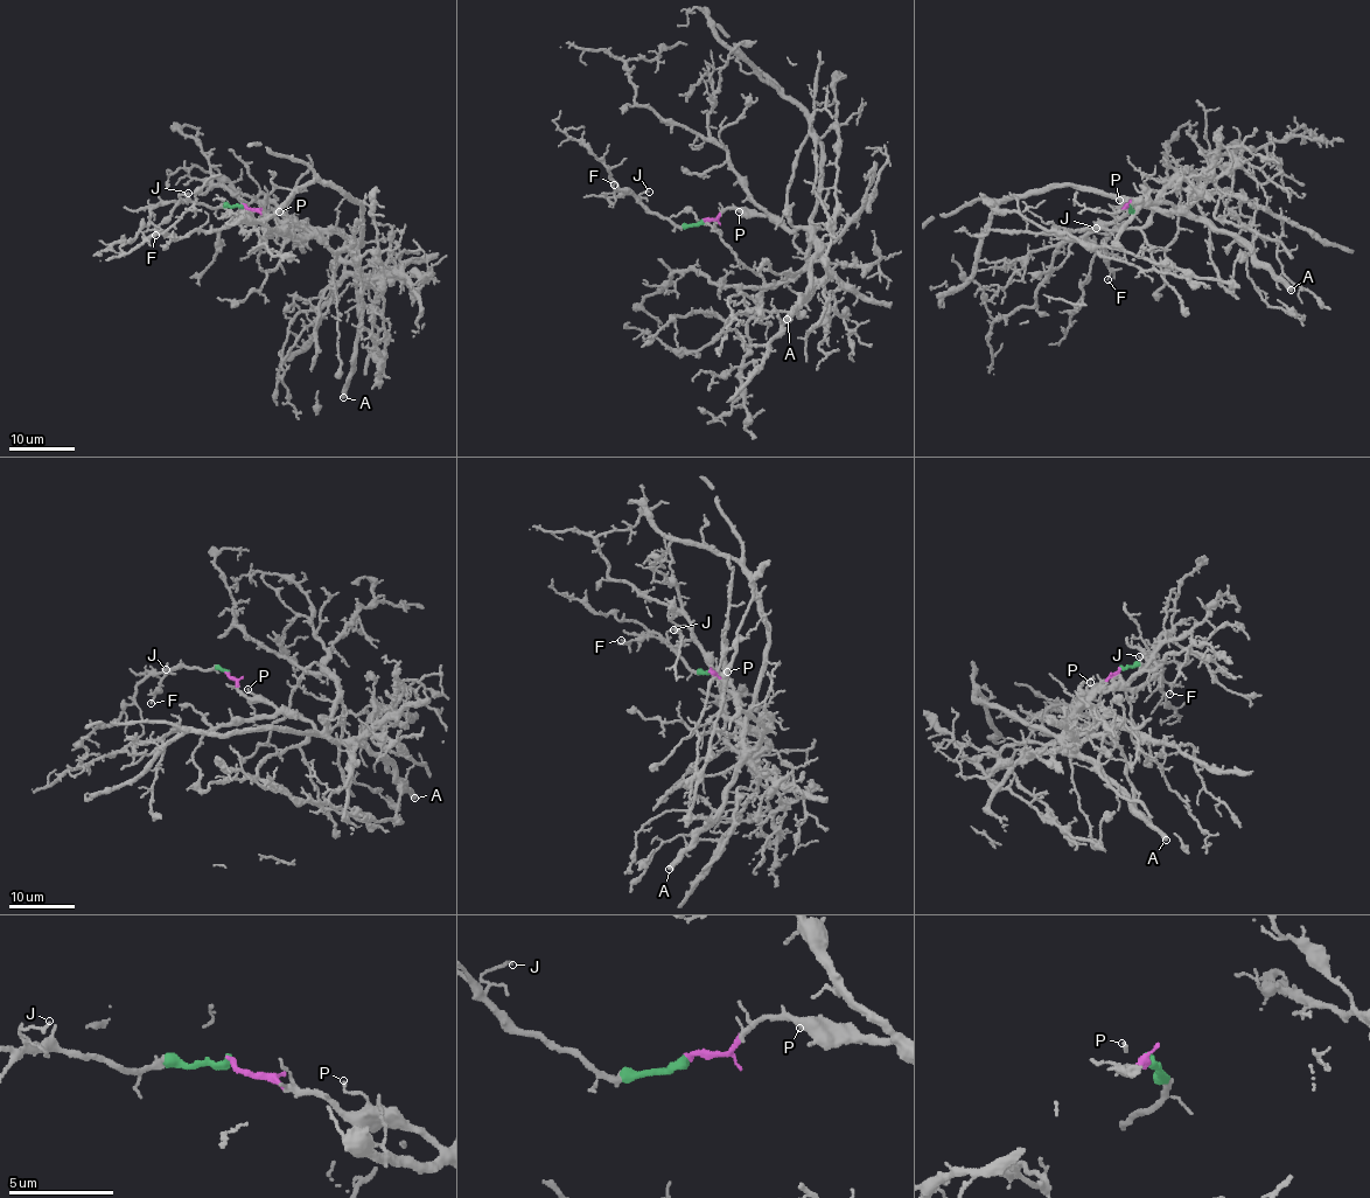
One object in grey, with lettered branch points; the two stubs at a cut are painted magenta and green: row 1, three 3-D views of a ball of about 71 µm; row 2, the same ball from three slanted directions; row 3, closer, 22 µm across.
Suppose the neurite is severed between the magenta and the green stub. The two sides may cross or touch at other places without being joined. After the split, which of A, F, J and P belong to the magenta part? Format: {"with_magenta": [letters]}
{"with_magenta": ["A", "P"]}

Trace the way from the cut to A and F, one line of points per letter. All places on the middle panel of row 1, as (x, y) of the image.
A: (703, 221), (726, 209), (753, 210), (809, 231), (815, 245), (811, 287), (787, 319)
F: (703, 221), (673, 224), (644, 209), (634, 193), (623, 188), (616, 190), (614, 183)

